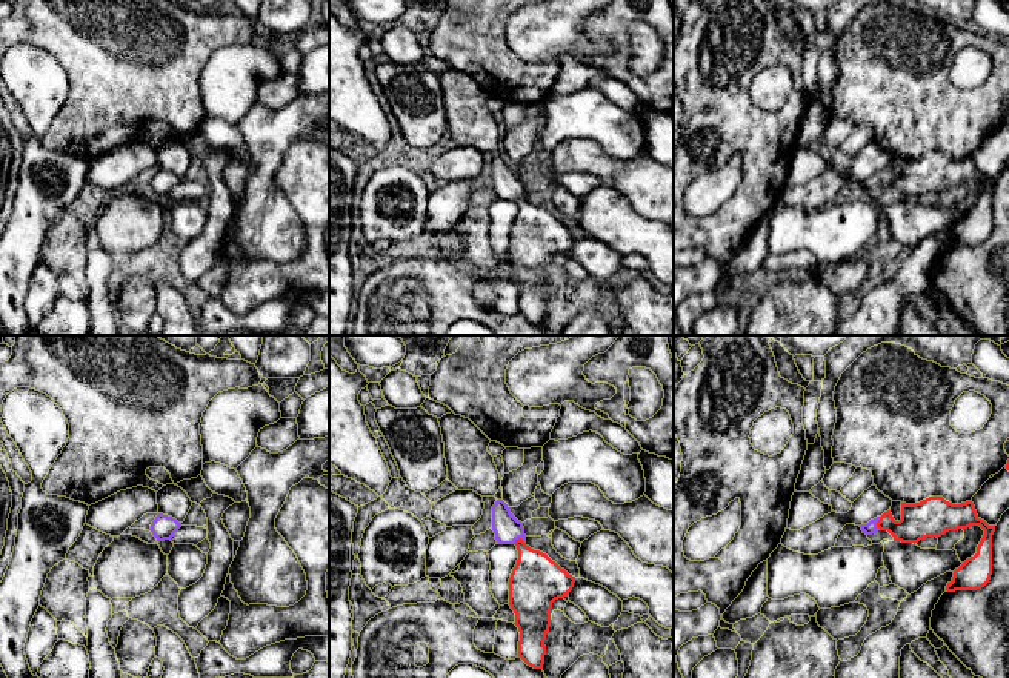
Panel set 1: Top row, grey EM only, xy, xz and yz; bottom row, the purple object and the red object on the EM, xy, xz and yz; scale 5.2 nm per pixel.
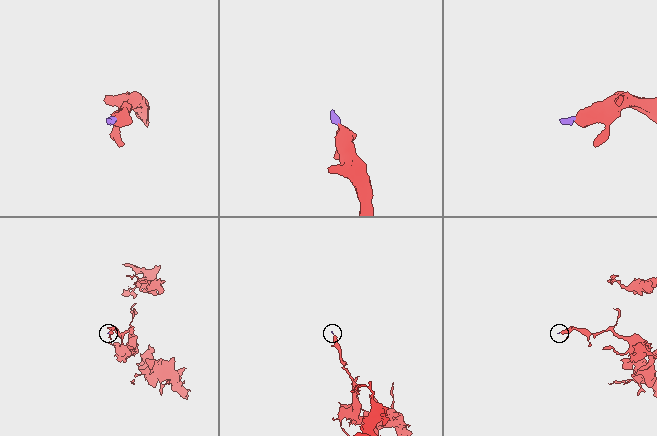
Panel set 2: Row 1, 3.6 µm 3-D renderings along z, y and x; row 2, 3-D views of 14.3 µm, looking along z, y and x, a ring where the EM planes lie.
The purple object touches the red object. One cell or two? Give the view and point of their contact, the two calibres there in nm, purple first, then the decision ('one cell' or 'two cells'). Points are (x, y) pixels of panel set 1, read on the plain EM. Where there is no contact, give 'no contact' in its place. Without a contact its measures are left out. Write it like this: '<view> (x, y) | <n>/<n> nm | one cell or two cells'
yz (877, 177) | 70/190 nm | one cell

